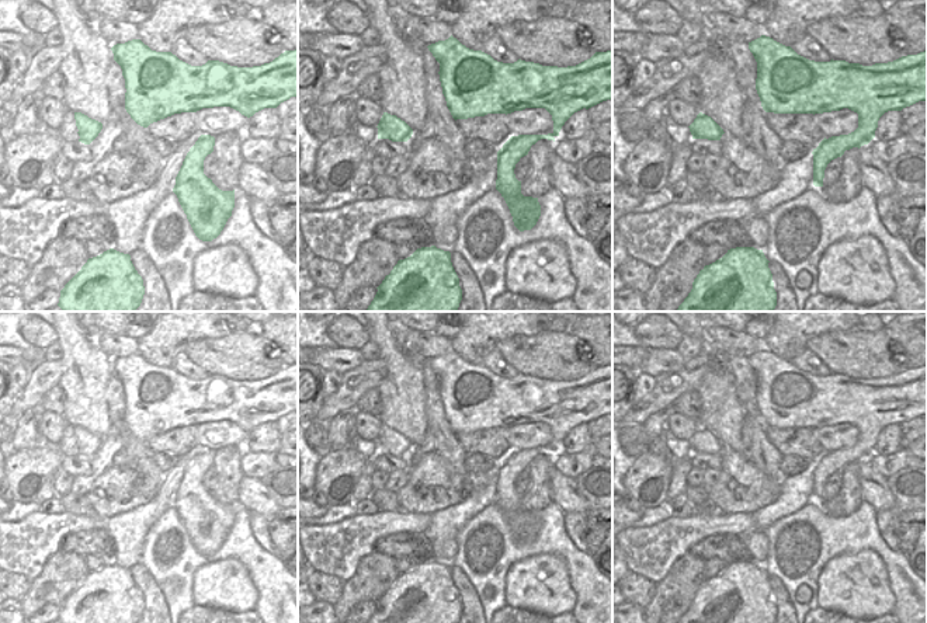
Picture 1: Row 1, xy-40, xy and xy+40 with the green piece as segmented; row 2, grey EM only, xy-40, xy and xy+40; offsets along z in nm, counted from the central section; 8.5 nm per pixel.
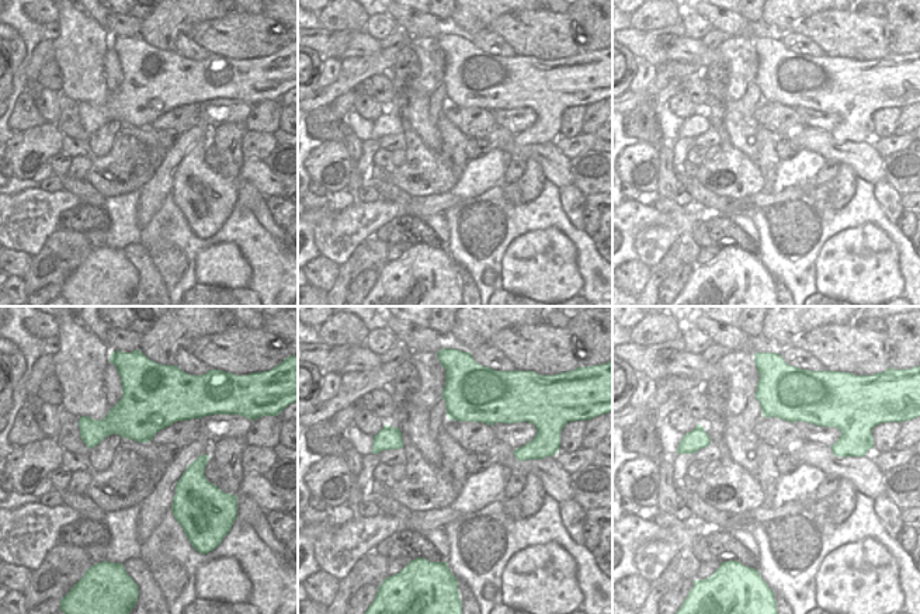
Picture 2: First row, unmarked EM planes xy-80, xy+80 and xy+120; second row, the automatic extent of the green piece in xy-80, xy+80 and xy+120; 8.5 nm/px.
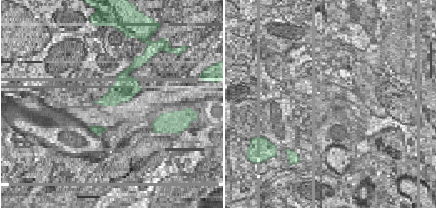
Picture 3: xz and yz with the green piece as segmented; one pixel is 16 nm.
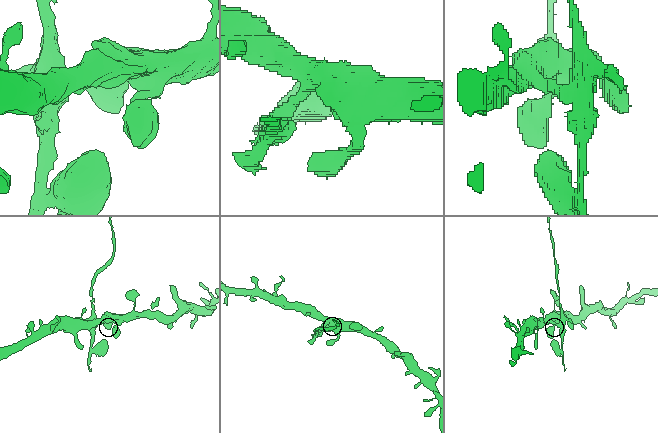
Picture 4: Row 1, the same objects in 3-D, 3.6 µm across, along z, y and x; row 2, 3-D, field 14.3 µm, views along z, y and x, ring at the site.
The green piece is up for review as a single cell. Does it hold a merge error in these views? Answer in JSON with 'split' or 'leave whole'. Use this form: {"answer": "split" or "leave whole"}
{"answer": "split"}

